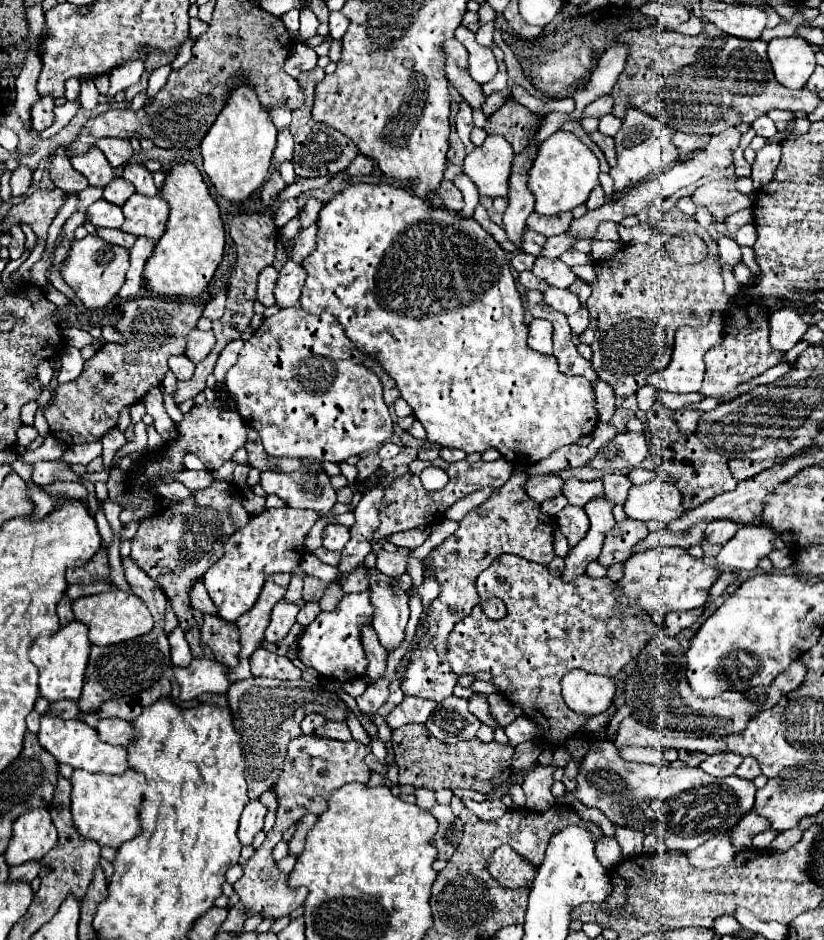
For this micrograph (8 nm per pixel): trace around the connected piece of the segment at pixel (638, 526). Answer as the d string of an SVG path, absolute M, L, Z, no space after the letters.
M625 518L623 522L617 522L607 534L603 550L597 560L607 568L615 562L627 562L629 556L633 556L635 546L647 536L649 536L649 530L645 522Z

